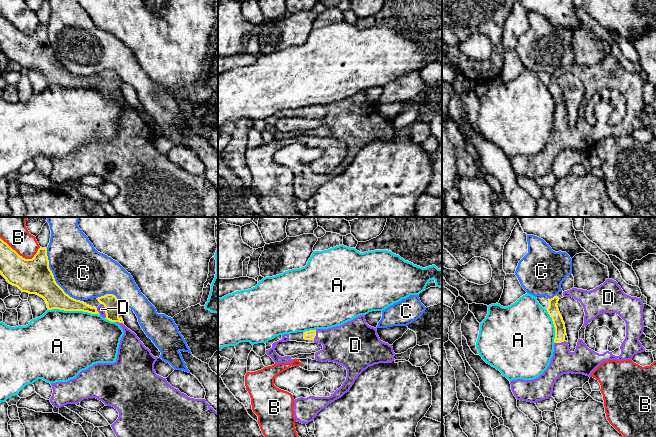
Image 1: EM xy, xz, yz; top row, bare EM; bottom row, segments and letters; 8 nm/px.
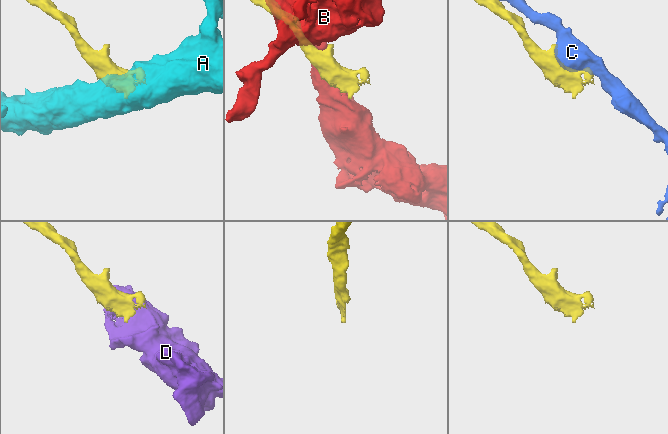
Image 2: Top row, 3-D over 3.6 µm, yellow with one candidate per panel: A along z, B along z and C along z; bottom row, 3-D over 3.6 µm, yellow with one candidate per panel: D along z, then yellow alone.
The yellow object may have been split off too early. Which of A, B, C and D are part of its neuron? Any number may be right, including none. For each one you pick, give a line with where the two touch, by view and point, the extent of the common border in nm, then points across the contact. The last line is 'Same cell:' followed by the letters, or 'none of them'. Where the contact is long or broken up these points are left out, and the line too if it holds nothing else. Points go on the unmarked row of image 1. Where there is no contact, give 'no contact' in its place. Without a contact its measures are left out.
D: meets yellow in xy at (105, 87); contact 130 nm long
Same cell: D

